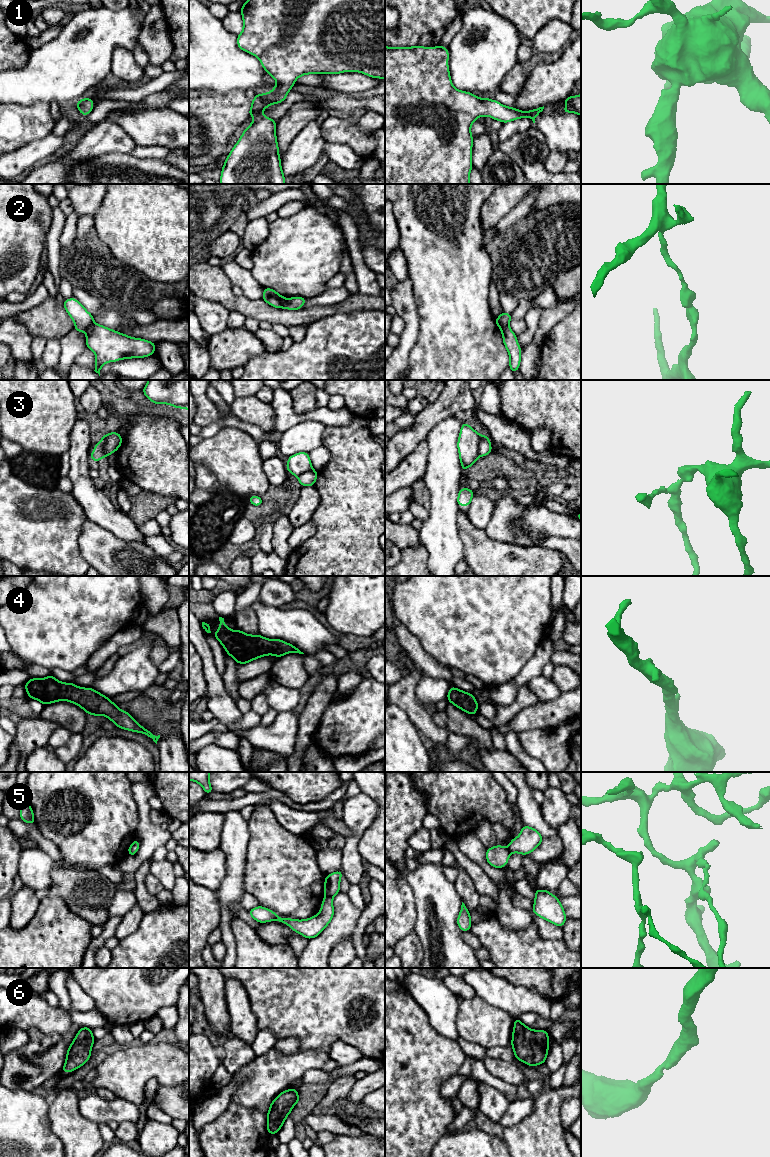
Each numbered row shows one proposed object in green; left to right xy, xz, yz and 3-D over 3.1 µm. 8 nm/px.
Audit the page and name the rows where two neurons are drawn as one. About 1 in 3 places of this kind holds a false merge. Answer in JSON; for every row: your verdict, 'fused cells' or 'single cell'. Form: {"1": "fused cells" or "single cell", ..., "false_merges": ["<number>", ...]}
{"1": "single cell", "2": "fused cells", "3": "fused cells", "4": "single cell", "5": "fused cells", "6": "single cell", "false_merges": ["2", "3", "5"]}

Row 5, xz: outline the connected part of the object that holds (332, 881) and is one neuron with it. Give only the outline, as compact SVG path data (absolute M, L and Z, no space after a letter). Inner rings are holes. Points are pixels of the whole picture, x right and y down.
M341 870L326 875L325 882L324 882L325 896L333 897L340 892L340 879L342 875L343 873Z

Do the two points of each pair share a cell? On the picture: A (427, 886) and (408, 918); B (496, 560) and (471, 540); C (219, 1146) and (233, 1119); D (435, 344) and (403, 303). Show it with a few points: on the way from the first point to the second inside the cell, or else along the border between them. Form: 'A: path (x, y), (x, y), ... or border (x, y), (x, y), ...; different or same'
A: border (408, 884), (413, 892), (415, 902), (414, 929); different
B: path (490, 559), (477, 546); same
C: path (225, 1139), (225, 1136), (233, 1126); same
D: border (415, 300), (418, 314), (418, 338), (413, 346); different

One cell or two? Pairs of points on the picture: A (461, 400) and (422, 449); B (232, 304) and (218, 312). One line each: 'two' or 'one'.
A: two
B: two

